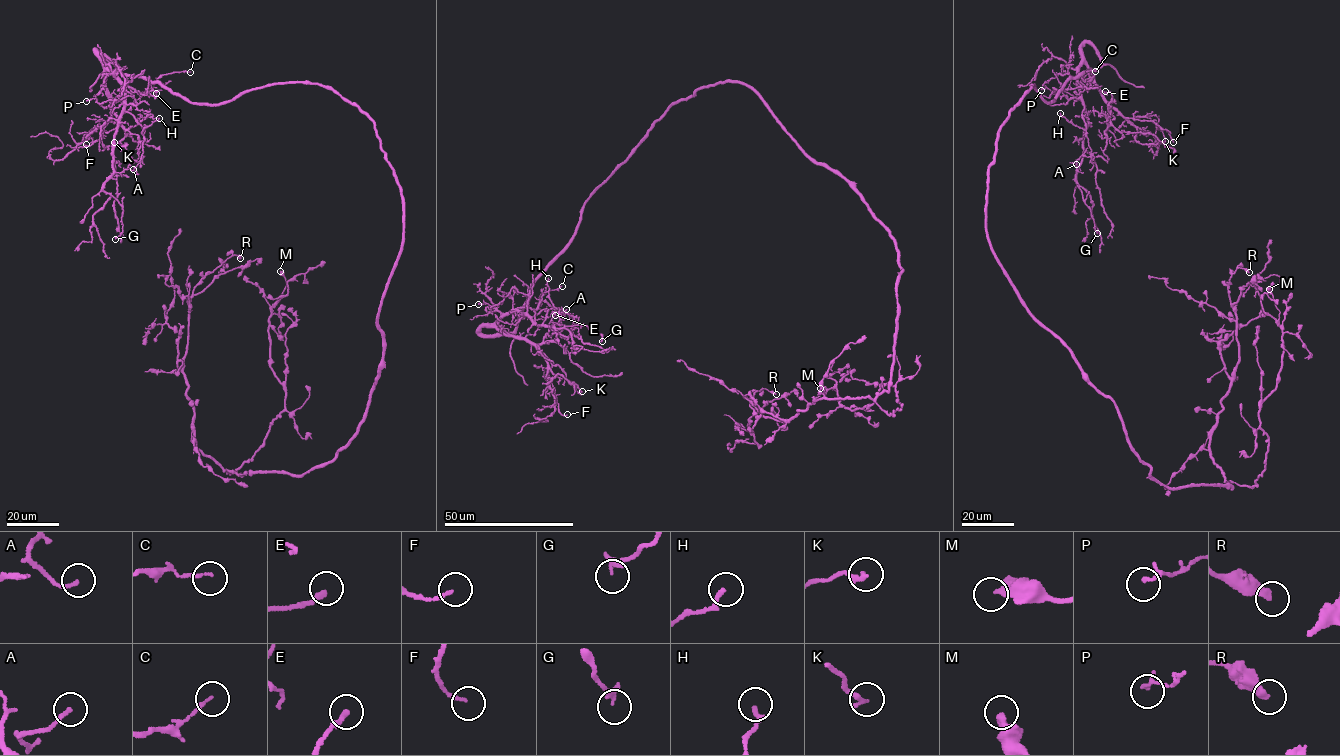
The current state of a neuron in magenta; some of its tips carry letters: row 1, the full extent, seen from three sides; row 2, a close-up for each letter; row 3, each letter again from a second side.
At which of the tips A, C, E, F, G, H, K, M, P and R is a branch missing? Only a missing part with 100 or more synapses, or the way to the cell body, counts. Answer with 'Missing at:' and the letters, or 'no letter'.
Missing at: no letter

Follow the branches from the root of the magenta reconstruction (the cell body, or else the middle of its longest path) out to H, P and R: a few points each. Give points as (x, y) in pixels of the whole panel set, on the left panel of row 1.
H: (395, 262), (402, 188), (373, 121), (331, 90), (279, 83), (193, 103), (127, 77), (142, 134), (159, 118)
P: (395, 262), (402, 188), (373, 121), (331, 90), (279, 83), (193, 103), (127, 76), (136, 104), (86, 101)
R: (395, 262), (356, 434), (300, 475), (237, 475), (197, 447), (183, 368), (193, 289), (240, 258)

